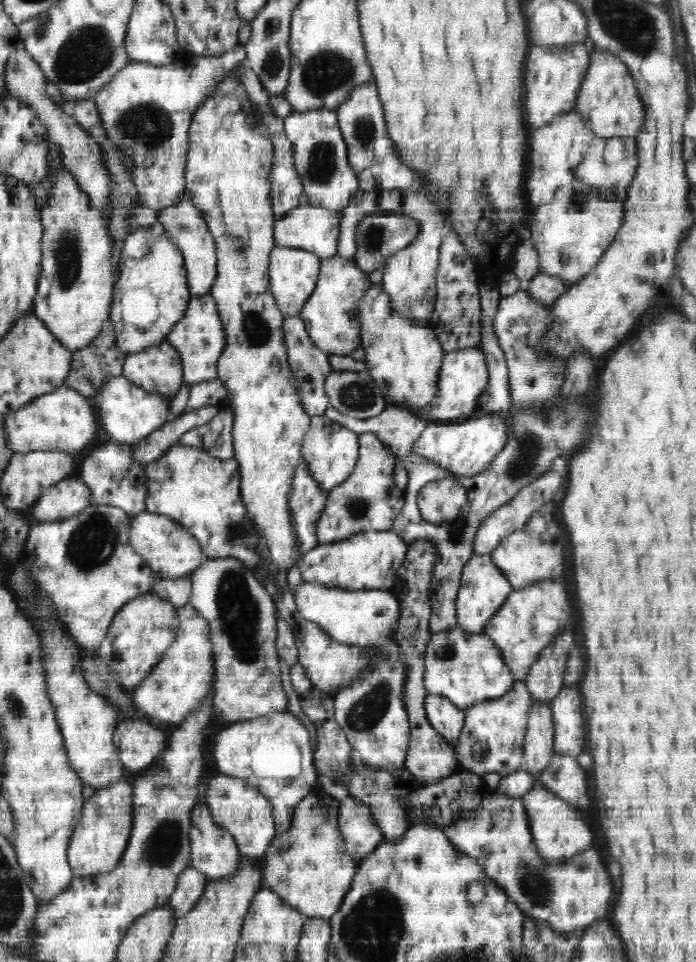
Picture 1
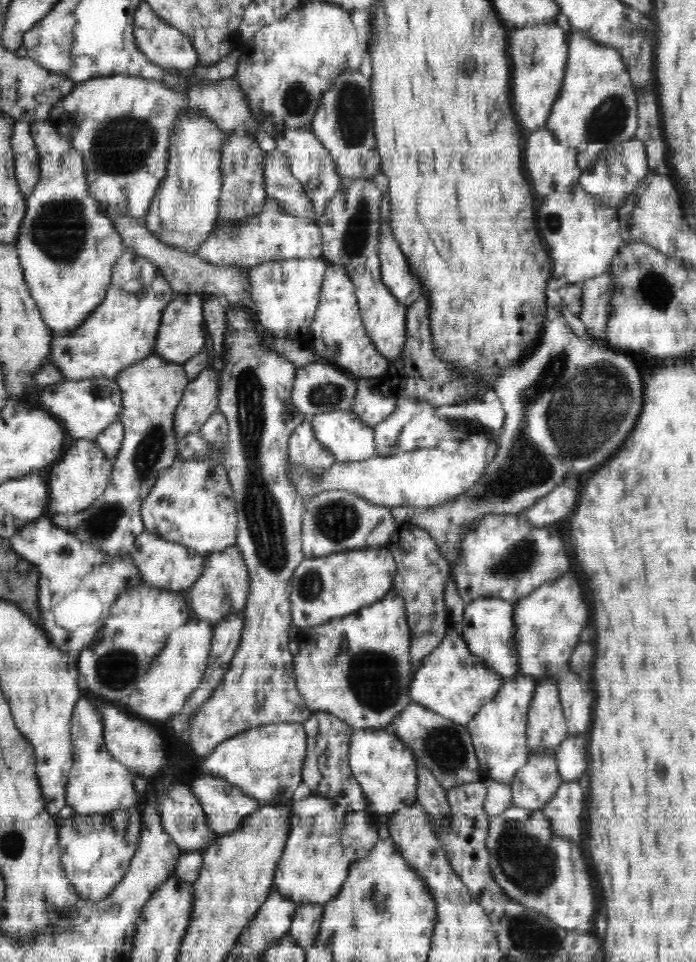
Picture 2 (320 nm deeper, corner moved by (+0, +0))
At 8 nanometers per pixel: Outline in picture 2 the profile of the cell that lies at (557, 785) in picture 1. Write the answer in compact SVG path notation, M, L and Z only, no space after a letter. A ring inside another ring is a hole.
M574 735L566 737L555 752L558 772L564 781L584 781L584 772L588 773L587 736Z

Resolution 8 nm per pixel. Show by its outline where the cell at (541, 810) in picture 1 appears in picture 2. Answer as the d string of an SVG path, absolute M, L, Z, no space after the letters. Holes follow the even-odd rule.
M564 781L542 812L548 817L552 832L558 837L580 842L584 826L586 794L584 781Z

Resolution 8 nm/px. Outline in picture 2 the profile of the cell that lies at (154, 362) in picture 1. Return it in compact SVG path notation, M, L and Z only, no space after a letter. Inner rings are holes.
M156 354L122 370L116 381L122 393L120 421L124 427L124 438L113 462L110 482L102 496L89 508L70 516L56 513L52 518L53 526L75 534L84 544L91 544L109 558L131 554L136 538L145 531L141 506L156 484L158 474L170 468L177 458L174 412L189 383L184 366L166 361Z

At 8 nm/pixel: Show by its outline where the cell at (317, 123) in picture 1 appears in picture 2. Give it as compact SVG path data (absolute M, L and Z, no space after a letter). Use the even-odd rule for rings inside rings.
M310 126L301 128L288 128L280 131L275 136L276 149L284 153L289 160L290 172L304 186L316 216L322 216L324 209L331 198L340 190L341 176L338 174L336 163L331 157L330 151L315 137Z

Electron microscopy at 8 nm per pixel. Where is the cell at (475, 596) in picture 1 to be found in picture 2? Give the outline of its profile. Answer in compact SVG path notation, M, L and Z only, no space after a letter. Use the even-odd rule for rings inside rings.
M476 598L466 604L460 630L470 652L481 658L486 668L499 674L504 681L520 674L514 638L514 605L515 603L501 598Z

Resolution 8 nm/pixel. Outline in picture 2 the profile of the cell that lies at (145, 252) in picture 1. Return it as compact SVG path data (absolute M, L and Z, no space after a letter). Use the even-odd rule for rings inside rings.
M126 248L122 257L113 267L111 283L105 300L98 306L97 310L94 310L94 313L72 332L66 334L53 333L49 363L62 373L65 381L80 381L94 379L95 377L116 380L122 370L155 354L155 342L162 314L174 297L169 282L164 279L158 267L148 261L147 258L136 255L136 251L133 249Z

